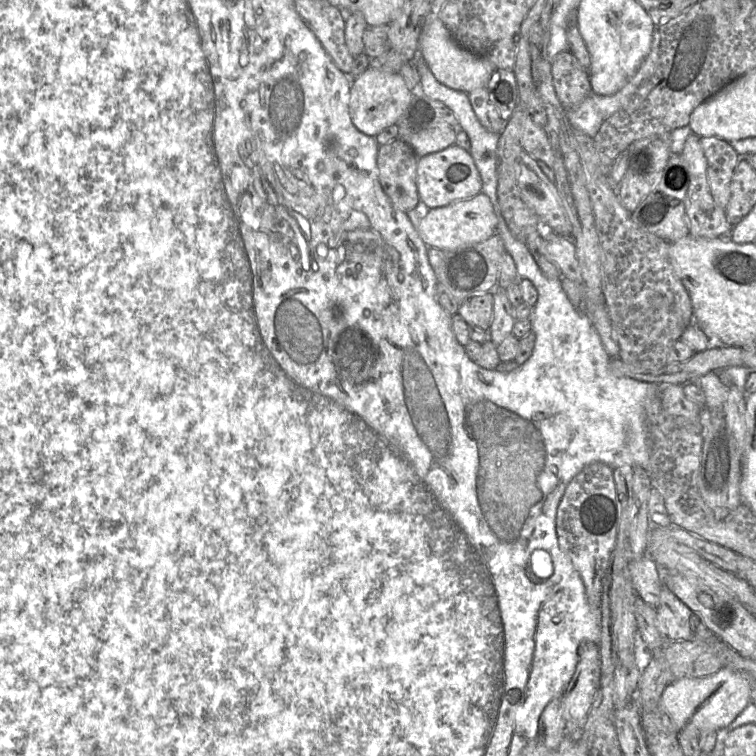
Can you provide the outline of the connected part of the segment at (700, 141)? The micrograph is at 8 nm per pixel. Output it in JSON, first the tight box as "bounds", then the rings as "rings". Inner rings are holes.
{"bounds":[679,132,742,239],"rings":[[[694,132],[688,136],[679,154],[687,162],[690,175],[685,199],[689,235],[709,239],[729,237],[733,226],[727,220],[726,206],[730,198],[732,176],[742,156],[729,141],[699,137]]]}

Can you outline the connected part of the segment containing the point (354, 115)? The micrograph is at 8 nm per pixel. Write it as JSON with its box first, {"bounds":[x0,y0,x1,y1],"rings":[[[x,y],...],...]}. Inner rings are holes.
{"bounds":[349,67,412,136],"rings":[[[368,67],[362,74],[351,78],[349,111],[354,126],[362,133],[375,136],[383,129],[399,122],[412,94],[399,73]]]}

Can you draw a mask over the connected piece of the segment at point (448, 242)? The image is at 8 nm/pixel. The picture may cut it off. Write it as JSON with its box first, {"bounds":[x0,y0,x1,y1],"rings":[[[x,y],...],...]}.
{"bounds":[417,192,496,251],"rings":[[[479,192],[466,200],[424,210],[417,226],[417,232],[428,247],[454,251],[489,238],[496,233],[496,228],[495,209],[490,199],[484,193]]]}

